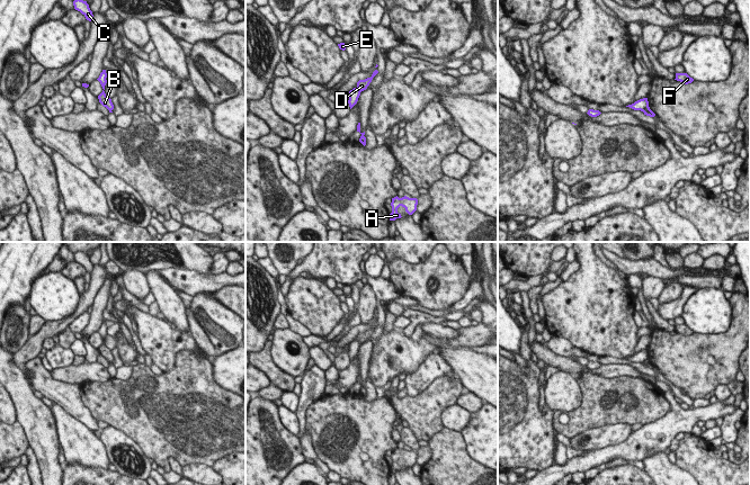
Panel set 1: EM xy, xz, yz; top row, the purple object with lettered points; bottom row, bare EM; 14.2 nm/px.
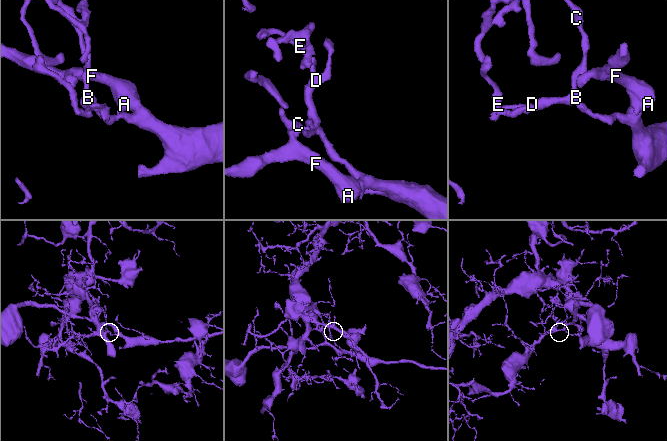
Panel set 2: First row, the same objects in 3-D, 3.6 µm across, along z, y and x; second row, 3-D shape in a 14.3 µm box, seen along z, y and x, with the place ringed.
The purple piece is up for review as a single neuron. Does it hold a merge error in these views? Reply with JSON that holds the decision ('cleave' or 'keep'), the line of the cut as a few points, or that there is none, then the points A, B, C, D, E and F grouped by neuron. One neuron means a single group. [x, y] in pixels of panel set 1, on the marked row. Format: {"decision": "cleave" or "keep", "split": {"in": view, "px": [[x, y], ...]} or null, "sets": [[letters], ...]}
{"decision": "cleave", "split": {"in": "yz", "px": [[648, 106], [642, 110]]}, "sets": [["A", "F"], ["B", "C", "D", "E"]]}

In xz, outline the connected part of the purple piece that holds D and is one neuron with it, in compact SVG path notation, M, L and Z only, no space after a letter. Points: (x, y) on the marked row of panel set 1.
M375 70L372 74L370 78L367 78L365 80L359 80L357 82L357 87L354 88L352 90L349 91L349 100L348 100L348 104L349 104L349 107L350 109L357 104L358 101L358 98L360 96L360 92L366 90L367 87L369 86L369 83L372 82L373 78L378 73L377 70Z

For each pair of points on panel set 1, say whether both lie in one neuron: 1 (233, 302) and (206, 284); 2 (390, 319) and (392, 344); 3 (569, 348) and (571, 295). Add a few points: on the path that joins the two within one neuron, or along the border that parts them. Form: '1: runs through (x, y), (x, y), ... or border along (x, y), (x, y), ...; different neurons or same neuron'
1: border along (233, 284), (207, 293); different neurons
2: border along (394, 328), (382, 334); different neurons
3: border along (553, 335), (569, 339), (587, 353); different neurons

